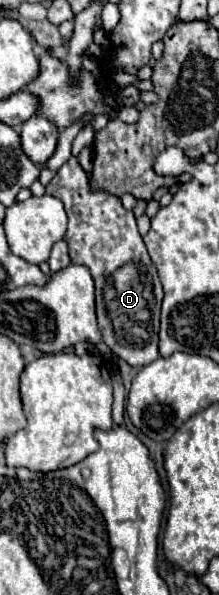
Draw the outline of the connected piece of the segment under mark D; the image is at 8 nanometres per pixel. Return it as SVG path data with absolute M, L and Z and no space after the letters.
M71 156L47 184L47 194L65 204L69 218L65 240L69 244L71 260L85 264L95 280L97 322L103 342L131 366L145 366L159 358L157 334L163 288L157 268L147 254L133 212L125 210L121 200L107 190L91 190L89 182L89 172Z

